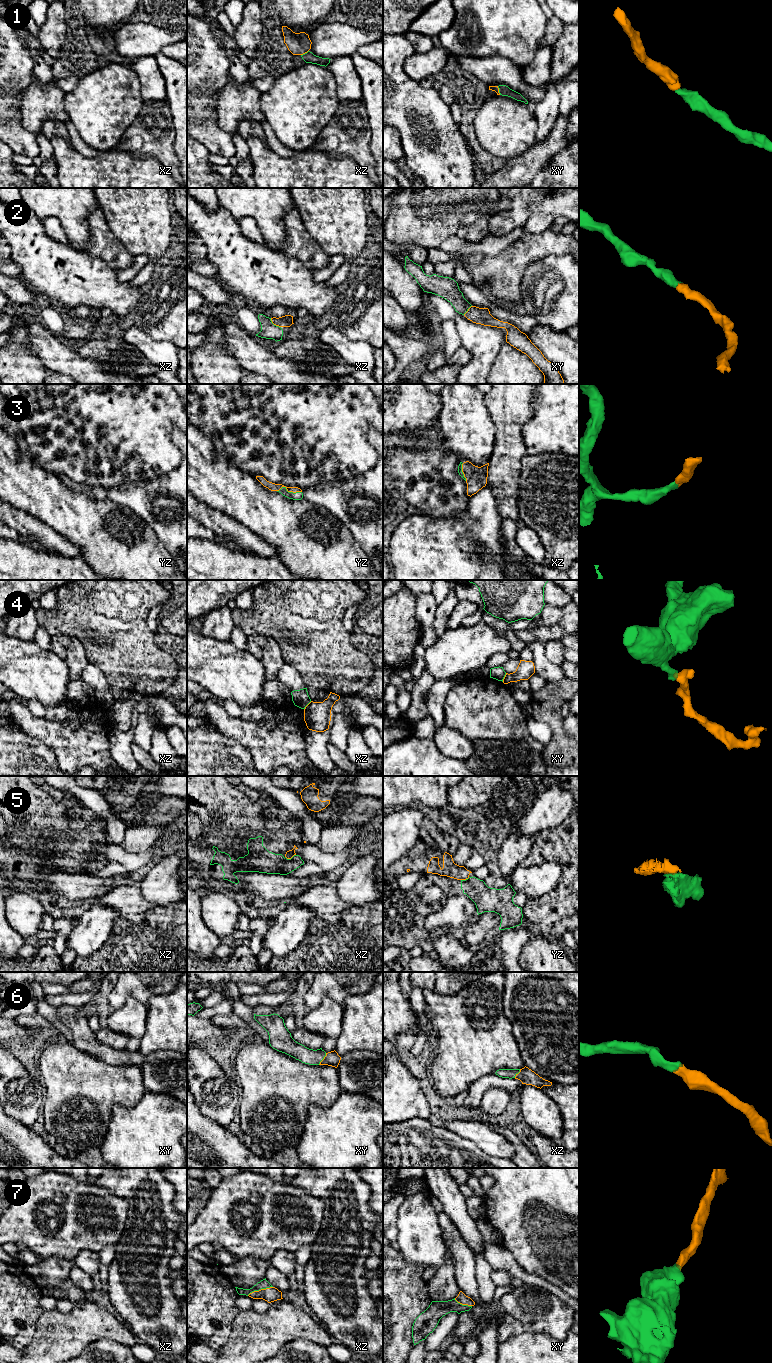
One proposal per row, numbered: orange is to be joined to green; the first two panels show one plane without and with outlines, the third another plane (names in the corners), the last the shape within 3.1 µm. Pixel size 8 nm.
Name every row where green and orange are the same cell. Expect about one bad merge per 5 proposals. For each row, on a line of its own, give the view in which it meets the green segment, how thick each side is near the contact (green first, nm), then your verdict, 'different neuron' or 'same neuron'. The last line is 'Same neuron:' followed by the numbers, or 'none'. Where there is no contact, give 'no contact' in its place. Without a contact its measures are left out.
1: meets green in xz; 90 nm thick on the green side, 180 nm on the other; same neuron
2: meets green in xz; 130 nm thick on the green side, 100 nm on the other; same neuron
3: meets green in yz; 60 nm thick on the green side, 70 nm on the other; same neuron
4: meets green in xy; 110 nm thick on the green side, 140 nm on the other; different neuron
5: meets green in xz; 190 nm thick on the green side, 70 nm on the other; different neuron
6: meets green in xy; 130 nm thick on the green side, 120 nm on the other; same neuron
7: meets green in xz; 80 nm thick on the green side, 120 nm on the other; same neuron
Same neuron: 1, 2, 3, 6, 7

